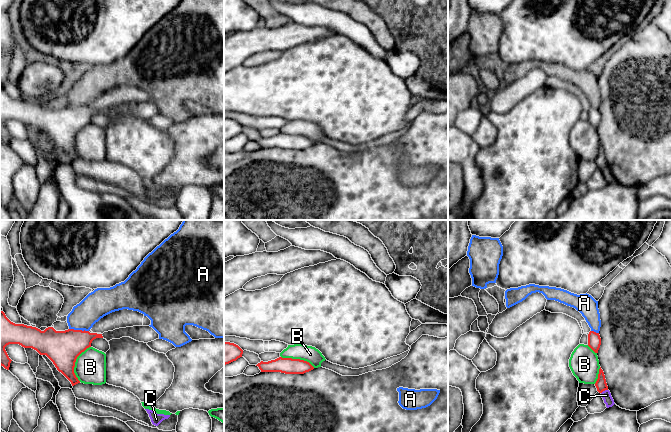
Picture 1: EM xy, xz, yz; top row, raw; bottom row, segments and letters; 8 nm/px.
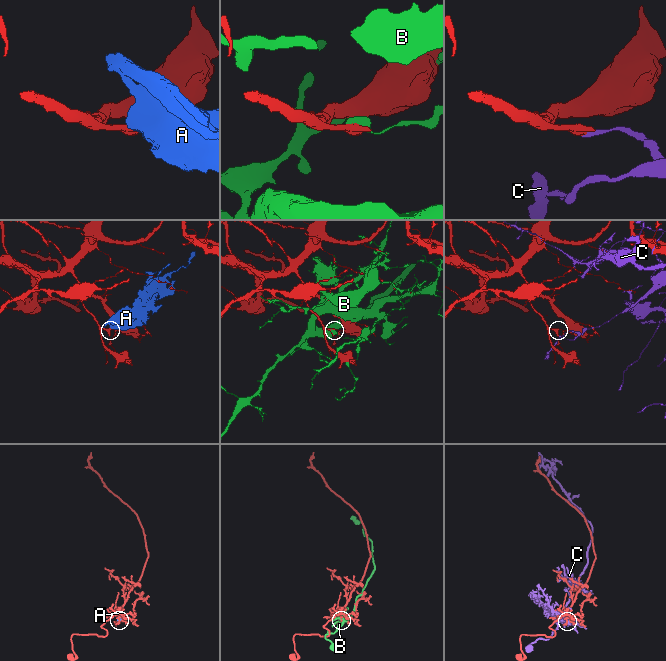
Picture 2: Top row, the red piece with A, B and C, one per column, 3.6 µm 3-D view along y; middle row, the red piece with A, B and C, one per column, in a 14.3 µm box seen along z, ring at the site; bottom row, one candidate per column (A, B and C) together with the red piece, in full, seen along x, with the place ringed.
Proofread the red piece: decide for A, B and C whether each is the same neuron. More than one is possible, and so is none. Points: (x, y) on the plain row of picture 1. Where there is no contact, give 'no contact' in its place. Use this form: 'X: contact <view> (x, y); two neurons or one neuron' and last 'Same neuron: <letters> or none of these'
A: contact xy (79, 106); two neurons
B: contact xy (74, 139); two neurons
C: contact yz (604, 166); two neurons
Same neuron: none of these

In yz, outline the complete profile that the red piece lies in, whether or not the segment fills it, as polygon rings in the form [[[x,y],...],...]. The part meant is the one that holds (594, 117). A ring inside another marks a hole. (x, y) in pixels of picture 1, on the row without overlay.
[[[590,107],[588,110],[588,122],[595,128],[598,129],[598,126],[601,121],[601,114],[599,109]]]

